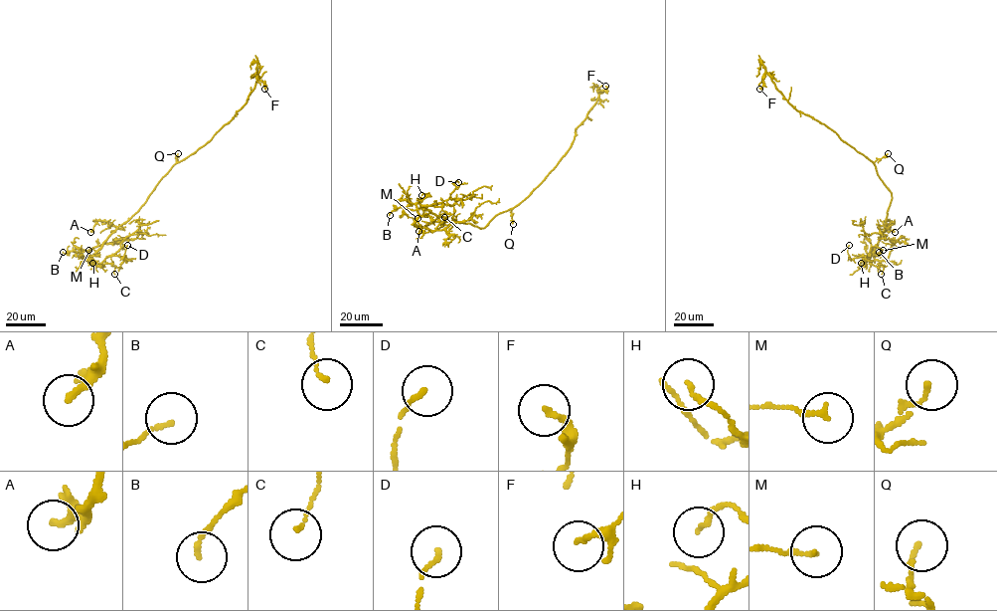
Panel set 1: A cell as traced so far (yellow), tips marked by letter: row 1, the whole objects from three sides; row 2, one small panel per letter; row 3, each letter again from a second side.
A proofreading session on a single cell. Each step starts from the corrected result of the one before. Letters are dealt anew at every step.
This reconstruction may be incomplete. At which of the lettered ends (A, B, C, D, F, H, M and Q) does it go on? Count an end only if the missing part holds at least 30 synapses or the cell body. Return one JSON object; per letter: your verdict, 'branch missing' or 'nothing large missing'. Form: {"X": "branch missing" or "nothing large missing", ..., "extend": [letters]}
{"A": "nothing large missing", "B": "nothing large missing", "C": "nothing large missing", "D": "nothing large missing", "F": "nothing large missing", "H": "nothing large missing", "M": "nothing large missing", "Q": "nothing large missing", "extend": []}

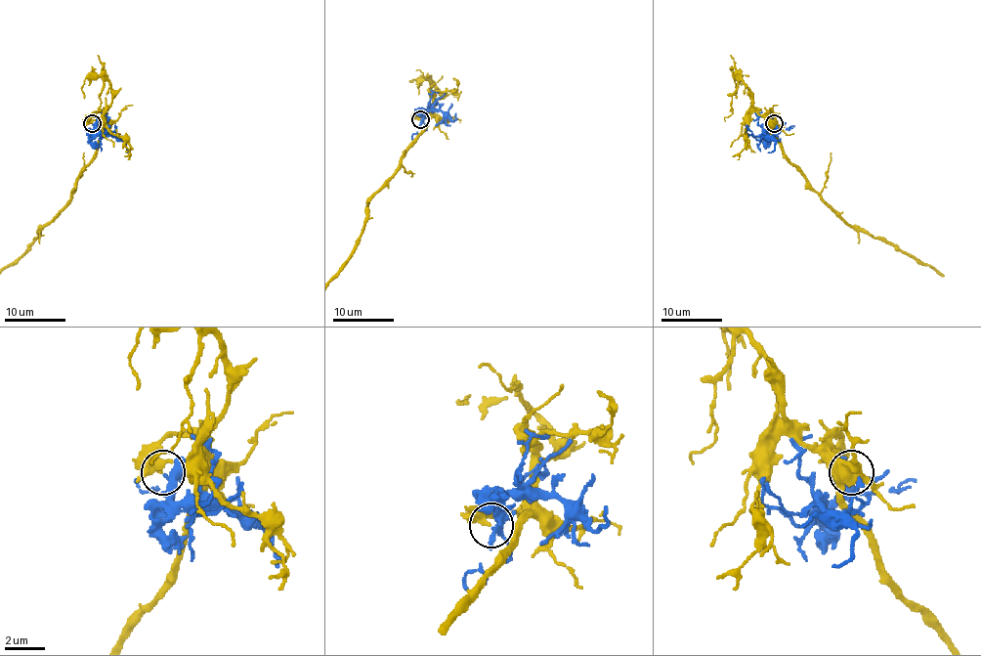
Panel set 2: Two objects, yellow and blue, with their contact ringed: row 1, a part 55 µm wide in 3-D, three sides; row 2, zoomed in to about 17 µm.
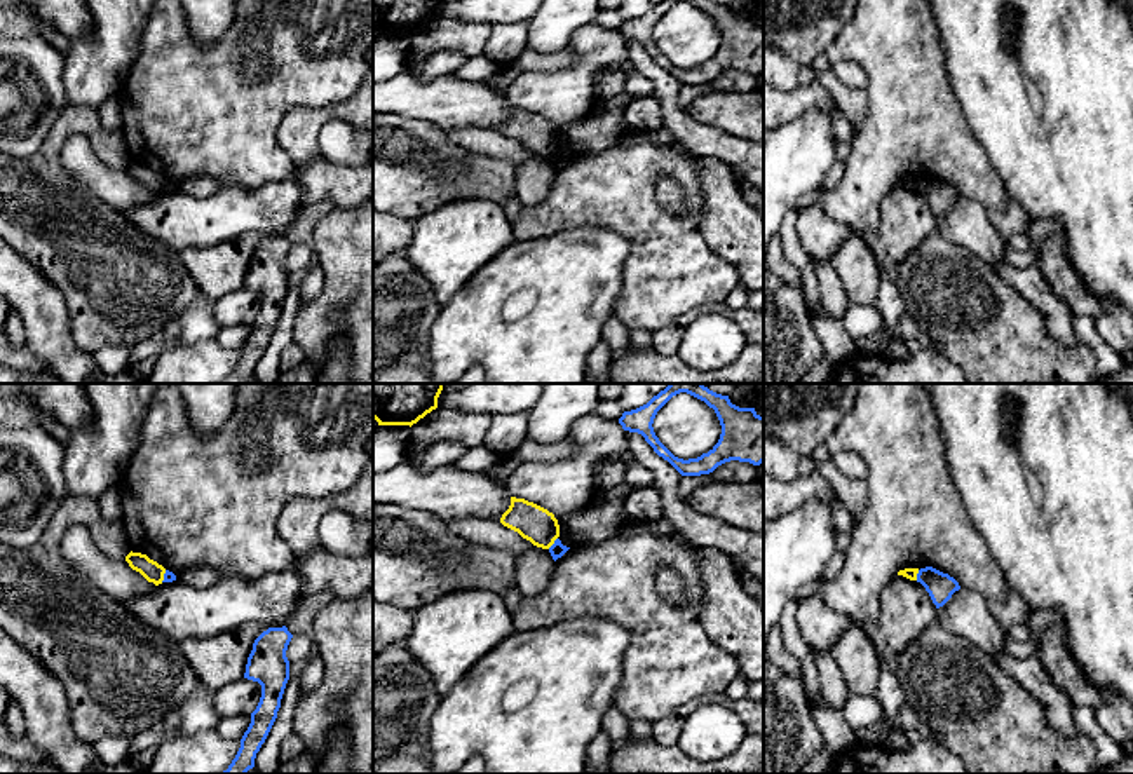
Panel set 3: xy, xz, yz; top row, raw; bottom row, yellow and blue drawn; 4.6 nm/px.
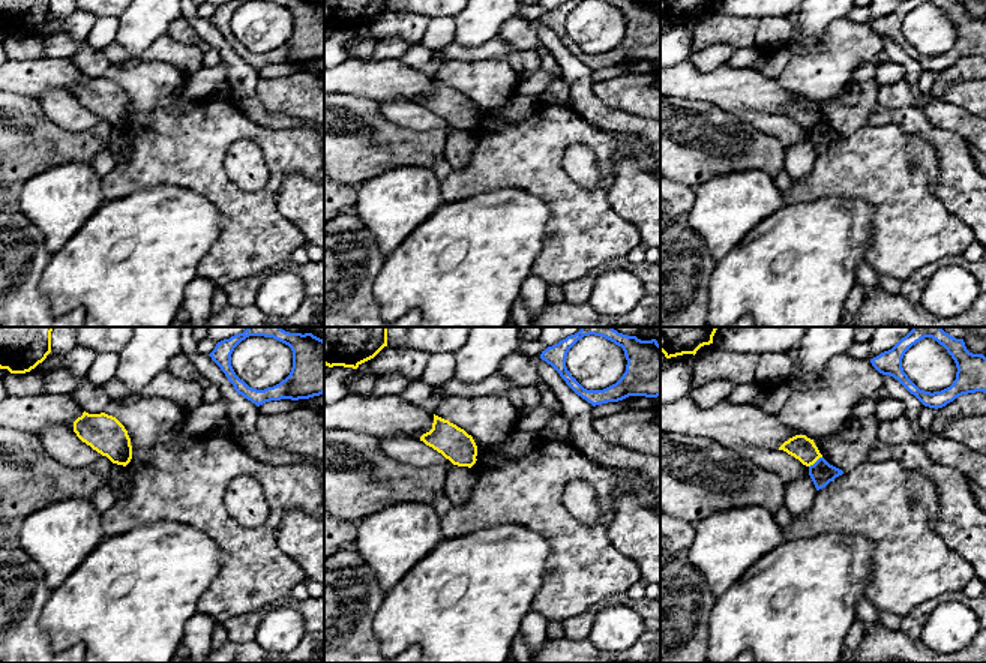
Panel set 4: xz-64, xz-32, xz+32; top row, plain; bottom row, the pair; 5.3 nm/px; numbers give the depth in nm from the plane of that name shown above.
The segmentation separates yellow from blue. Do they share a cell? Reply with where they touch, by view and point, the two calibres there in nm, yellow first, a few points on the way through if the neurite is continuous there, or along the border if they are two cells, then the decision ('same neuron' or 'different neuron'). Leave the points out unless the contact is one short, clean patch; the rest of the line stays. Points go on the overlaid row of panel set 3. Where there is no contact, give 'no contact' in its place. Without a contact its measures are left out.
meets yellow in xz at (553, 543); 160 nm thick on the yellow side, 70 nm on the other; border along xz (556, 537), (548, 548); different neuron

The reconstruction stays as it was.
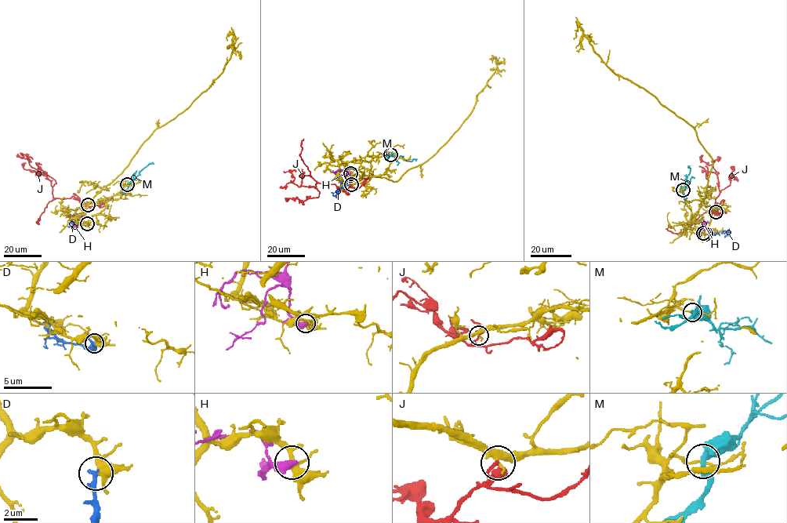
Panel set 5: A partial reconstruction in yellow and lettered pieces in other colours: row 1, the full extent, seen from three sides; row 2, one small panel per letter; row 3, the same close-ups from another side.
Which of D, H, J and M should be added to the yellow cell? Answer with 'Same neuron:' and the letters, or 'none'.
Same neuron: none

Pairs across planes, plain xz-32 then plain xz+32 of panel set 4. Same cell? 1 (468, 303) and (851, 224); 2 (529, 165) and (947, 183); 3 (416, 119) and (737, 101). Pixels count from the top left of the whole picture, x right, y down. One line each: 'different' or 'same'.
1: same
2: different
3: different

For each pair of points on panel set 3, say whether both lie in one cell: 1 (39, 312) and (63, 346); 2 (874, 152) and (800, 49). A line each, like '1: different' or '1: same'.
1: same
2: different

